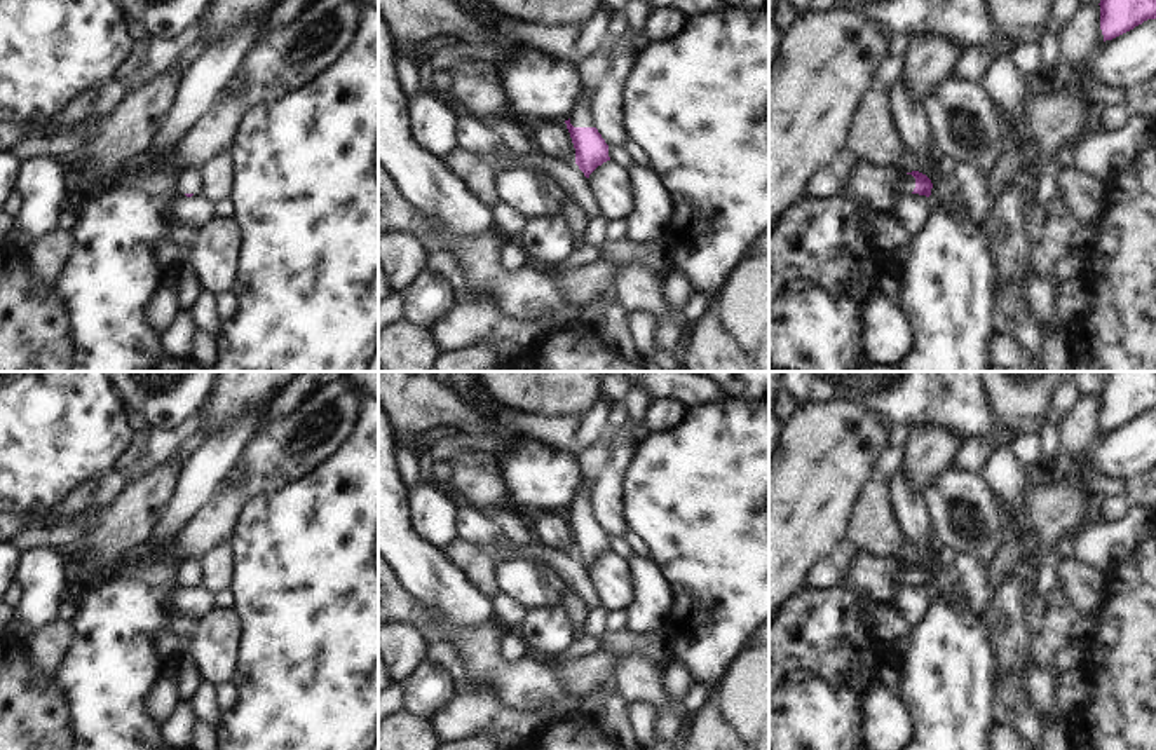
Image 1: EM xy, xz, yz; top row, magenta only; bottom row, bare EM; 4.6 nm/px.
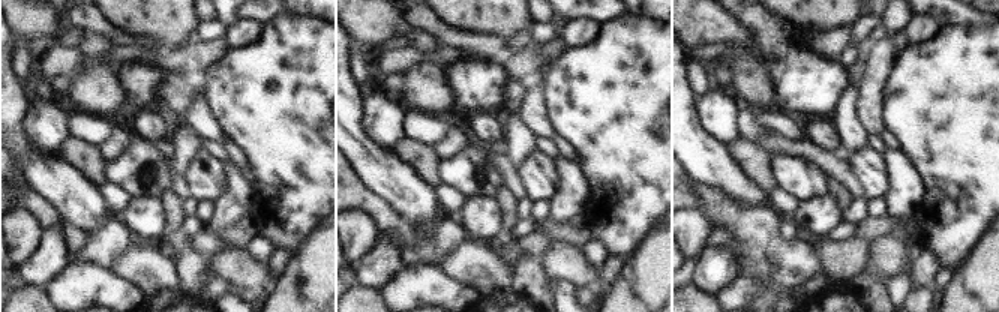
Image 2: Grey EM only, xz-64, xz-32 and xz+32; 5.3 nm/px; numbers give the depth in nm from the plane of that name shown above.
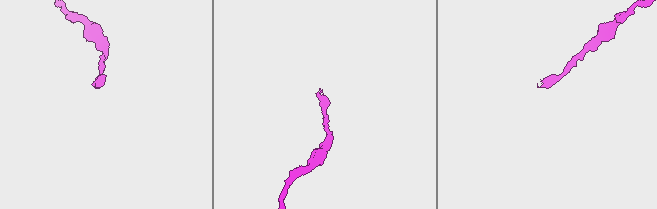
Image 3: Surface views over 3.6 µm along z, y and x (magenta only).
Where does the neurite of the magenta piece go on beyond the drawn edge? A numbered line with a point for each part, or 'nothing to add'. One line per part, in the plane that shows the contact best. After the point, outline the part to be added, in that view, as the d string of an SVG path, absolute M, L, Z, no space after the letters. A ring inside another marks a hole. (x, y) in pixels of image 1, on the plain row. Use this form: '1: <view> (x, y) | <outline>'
1: xz (583, 506) | M582 488L570 504L570 515L574 518L596 518L595 490Z

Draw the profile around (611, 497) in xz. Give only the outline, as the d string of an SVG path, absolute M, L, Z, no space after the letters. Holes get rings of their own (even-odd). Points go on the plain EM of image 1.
M633 426L610 431L607 438L609 462L596 480L595 506L596 520L607 535L626 535L631 532L628 520L628 474L635 462L640 441Z

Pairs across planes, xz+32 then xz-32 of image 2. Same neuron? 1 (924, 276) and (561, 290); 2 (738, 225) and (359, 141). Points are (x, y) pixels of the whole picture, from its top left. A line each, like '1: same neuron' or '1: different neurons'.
1: different neurons
2: different neurons

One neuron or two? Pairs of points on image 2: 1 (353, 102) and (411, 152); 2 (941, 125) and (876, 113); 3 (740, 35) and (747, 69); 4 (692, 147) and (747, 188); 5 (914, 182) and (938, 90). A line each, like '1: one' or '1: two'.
1: two
2: two
3: two
4: one
5: two

